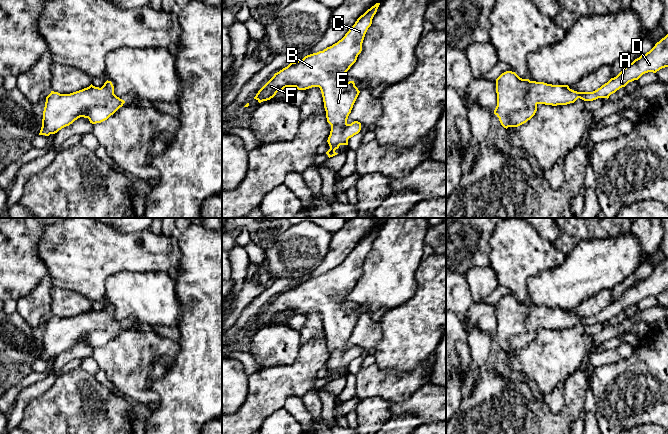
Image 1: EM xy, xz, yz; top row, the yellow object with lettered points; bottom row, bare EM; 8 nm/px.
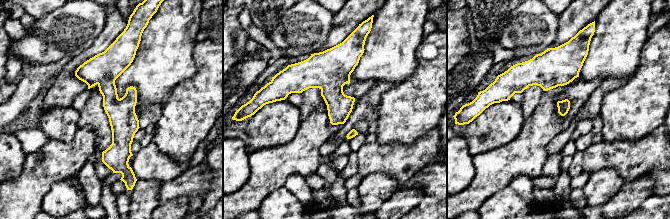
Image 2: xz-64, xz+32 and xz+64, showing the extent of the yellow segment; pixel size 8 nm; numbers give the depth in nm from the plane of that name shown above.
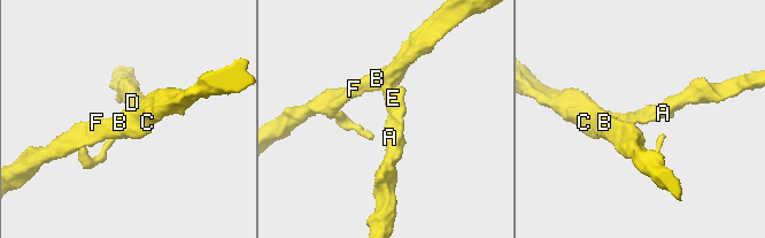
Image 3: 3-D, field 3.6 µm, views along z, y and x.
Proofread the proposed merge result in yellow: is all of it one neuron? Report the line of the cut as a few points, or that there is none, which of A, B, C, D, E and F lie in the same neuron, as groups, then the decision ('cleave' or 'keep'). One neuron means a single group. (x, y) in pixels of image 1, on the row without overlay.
no cut; A B C D E F; keep

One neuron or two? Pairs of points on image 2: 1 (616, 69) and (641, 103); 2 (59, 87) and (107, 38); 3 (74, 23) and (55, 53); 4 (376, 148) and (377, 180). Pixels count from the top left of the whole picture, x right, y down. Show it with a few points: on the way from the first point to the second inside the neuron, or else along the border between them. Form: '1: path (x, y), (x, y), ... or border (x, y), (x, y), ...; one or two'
1: border (639, 55), (637, 70), (630, 77); two
2: path (68, 73), (84, 55), (93, 50); one
3: path (67, 30), (55, 42), (55, 46); one
4: border (363, 176), (369, 173), (385, 172), (399, 181); two

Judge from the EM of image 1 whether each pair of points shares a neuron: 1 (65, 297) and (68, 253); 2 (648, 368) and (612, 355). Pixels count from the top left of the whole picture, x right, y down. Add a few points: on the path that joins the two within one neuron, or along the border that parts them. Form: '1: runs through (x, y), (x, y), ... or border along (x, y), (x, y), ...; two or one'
1: border along (54, 286), (83, 294), (87, 298); two
2: border along (634, 348), (626, 358), (600, 367); two

